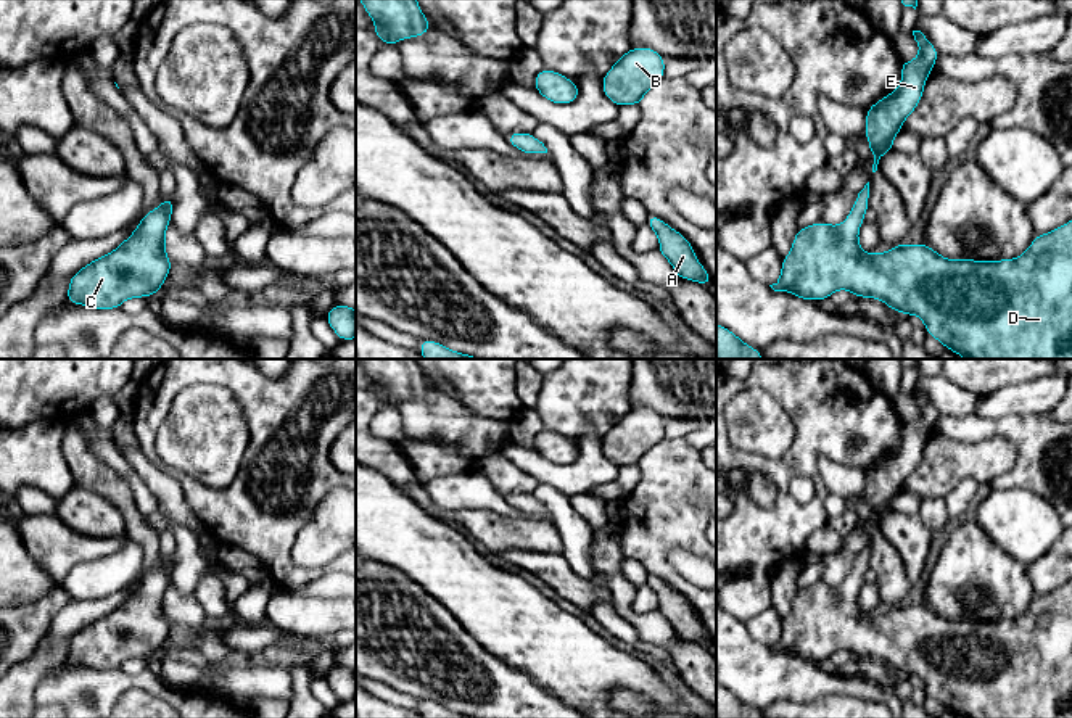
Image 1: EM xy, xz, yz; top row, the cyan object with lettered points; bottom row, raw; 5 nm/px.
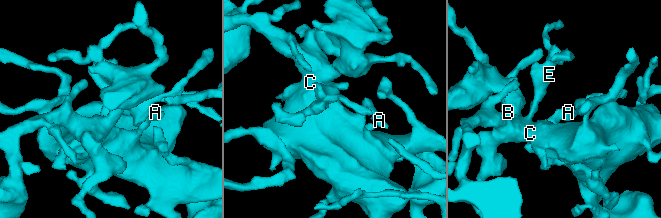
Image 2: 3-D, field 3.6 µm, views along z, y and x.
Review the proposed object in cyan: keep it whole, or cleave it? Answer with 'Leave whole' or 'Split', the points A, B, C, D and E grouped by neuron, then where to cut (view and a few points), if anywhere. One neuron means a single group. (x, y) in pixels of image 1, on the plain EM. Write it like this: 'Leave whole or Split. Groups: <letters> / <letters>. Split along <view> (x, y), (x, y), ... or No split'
Leave whole. Groups: A B C D E. No split

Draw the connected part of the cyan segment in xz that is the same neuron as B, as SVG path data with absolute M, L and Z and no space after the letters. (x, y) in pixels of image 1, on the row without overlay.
M649 407L629 409L602 438L604 456L616 467L639 465L665 436L665 419Z

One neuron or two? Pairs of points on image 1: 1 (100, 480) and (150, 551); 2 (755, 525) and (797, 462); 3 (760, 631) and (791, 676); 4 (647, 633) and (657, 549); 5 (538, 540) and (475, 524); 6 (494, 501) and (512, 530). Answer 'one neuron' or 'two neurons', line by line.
1: one neuron
2: one neuron
3: two neurons
4: two neurons
5: one neuron
6: two neurons

